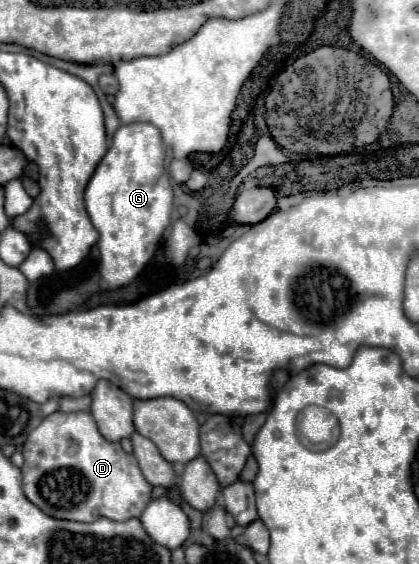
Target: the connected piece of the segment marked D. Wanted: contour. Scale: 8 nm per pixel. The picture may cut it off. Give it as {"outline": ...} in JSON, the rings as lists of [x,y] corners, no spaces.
{"outline":[[[55,411],[41,421],[37,429],[33,429],[23,445],[25,463],[21,467],[23,473],[23,491],[31,503],[35,503],[43,513],[55,519],[71,519],[91,523],[99,517],[107,517],[113,521],[125,521],[133,517],[141,517],[141,511],[151,501],[153,485],[141,475],[137,467],[137,459],[131,453],[125,453],[119,443],[109,443],[93,423],[93,417],[87,411],[63,413]]]}

